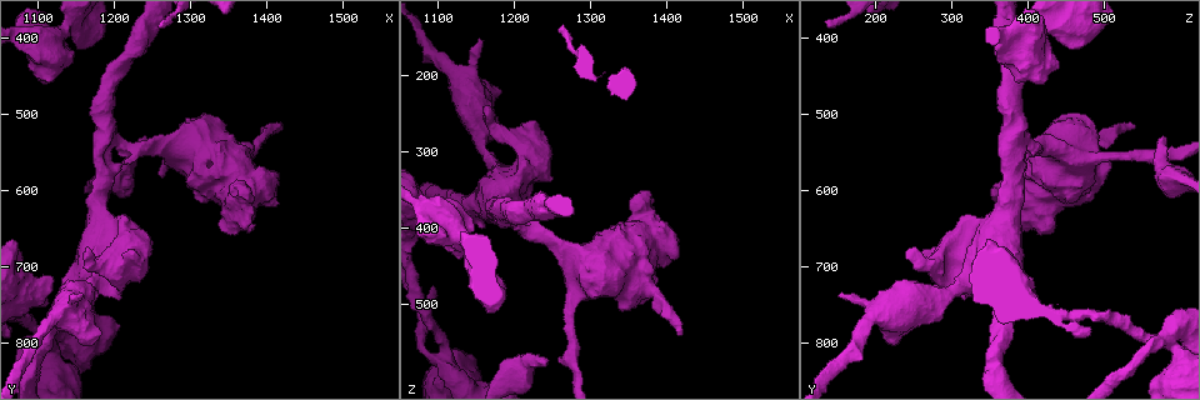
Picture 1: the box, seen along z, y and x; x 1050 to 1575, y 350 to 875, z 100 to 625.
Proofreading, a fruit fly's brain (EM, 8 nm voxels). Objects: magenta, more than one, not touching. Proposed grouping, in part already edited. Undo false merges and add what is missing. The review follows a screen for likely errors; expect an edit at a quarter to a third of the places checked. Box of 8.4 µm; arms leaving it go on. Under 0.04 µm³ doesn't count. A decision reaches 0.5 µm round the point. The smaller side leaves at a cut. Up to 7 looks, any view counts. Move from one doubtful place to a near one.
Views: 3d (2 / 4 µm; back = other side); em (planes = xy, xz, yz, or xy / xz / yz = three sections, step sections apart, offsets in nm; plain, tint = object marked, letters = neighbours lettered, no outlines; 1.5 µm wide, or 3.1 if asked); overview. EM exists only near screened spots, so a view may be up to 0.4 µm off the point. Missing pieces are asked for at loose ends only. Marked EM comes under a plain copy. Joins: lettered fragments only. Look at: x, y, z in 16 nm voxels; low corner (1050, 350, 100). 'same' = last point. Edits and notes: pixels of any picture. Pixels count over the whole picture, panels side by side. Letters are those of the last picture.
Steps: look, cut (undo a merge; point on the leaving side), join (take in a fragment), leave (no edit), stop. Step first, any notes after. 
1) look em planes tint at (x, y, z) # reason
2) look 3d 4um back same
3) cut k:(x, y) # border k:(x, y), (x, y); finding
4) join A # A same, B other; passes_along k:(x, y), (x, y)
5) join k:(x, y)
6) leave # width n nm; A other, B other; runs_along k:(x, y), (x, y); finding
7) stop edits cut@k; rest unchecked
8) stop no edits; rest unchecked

look em planes letters at (1110, 800, 575) # touches itself

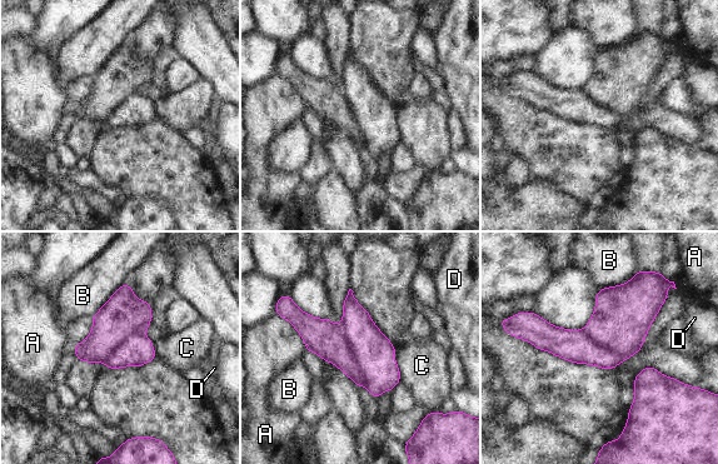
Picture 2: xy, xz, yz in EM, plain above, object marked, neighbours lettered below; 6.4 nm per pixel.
cut 2:(374, 354) # longest_contact A 280 nm; A other, B other, C other, D other; part_leaving 2:(523, 333), (541, 333), (617, 359); two cells meet here

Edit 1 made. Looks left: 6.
look overview # redraw

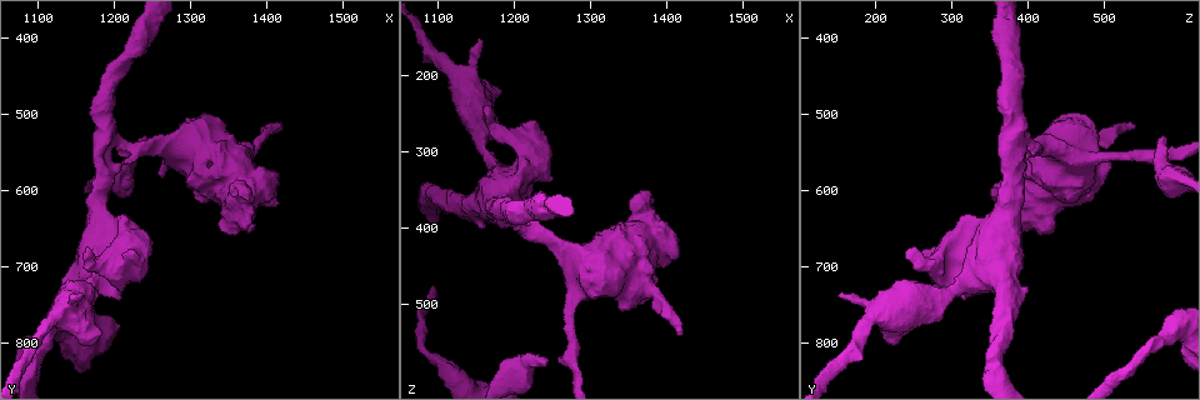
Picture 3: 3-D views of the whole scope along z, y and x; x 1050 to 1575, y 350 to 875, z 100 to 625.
look 3d 4um at (1240, 530, 575) # an open end

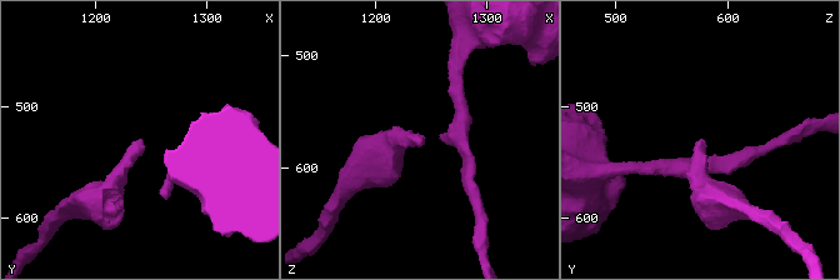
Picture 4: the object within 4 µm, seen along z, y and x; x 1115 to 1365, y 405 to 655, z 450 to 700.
look em xz step 8 tint at (1242, 528, 576) # now the EM

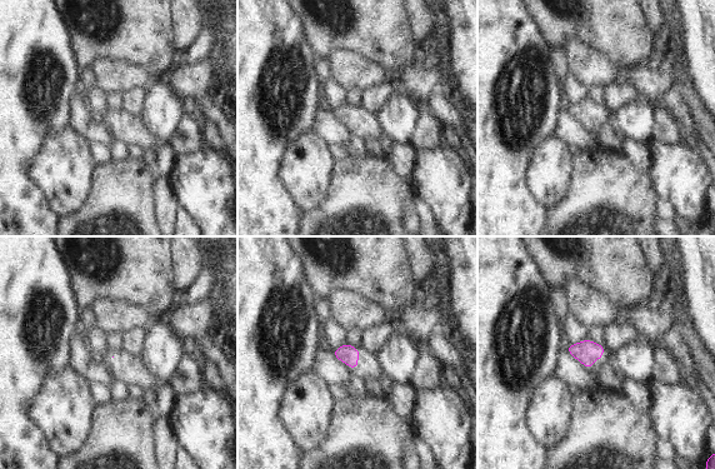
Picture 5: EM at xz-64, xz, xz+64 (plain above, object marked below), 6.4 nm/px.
look em planes letters same

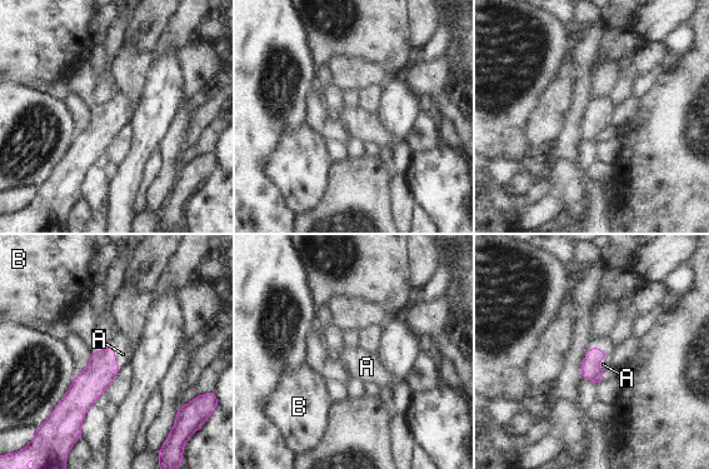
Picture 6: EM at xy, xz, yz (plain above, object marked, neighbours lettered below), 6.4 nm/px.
join A # A same, B other; passes_along 6:(103, 368), (114, 357), (123, 354); it goes on there

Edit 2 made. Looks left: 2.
stop edits cut@2, join@6; rest unchecked

